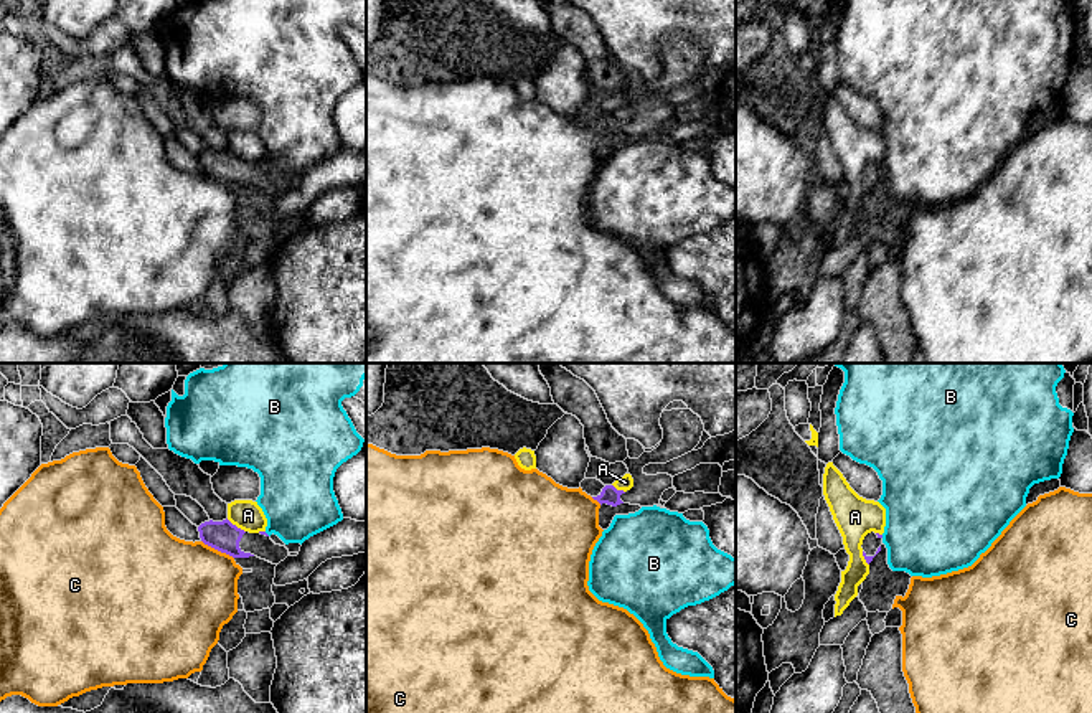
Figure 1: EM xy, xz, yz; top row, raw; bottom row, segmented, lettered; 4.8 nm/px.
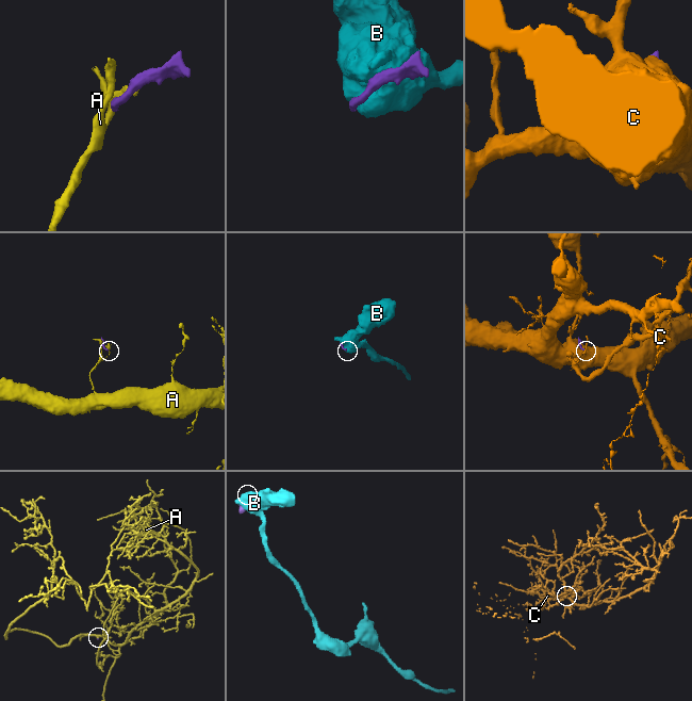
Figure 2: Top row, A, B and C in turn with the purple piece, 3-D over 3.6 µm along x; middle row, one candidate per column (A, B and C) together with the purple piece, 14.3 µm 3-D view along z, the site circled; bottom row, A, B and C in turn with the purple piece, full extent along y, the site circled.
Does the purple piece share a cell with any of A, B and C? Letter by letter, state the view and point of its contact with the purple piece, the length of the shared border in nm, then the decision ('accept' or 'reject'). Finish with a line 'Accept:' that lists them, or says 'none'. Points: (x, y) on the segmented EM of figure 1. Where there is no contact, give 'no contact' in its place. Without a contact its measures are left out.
A: contact xy (235, 525); length 120 nm; reject
B: contact xy (266, 533); length 40 nm; reject
C: contact xy (218, 550); length 180 nm; reject
Accept: none

